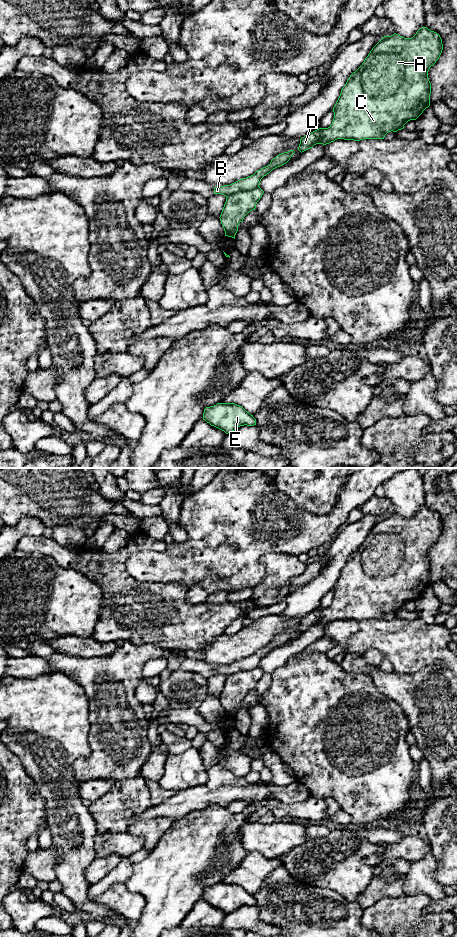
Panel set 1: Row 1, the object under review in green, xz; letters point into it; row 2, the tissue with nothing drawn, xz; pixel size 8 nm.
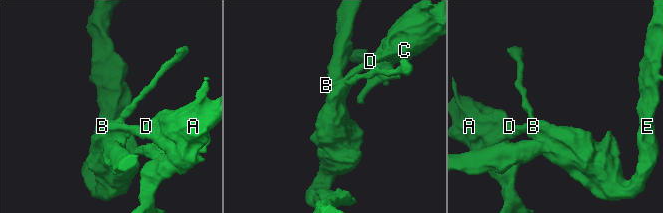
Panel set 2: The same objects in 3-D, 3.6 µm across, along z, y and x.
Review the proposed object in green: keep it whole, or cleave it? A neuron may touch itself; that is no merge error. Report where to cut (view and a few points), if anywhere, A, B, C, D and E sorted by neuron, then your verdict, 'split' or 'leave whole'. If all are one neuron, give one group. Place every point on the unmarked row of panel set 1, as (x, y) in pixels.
xz (258, 666), (232, 673), (227, 677) | A B C D / E | split

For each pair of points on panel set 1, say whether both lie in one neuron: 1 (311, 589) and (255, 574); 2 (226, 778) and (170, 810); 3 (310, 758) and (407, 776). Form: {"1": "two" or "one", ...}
{"1": "two", "2": "two", "3": "one"}

